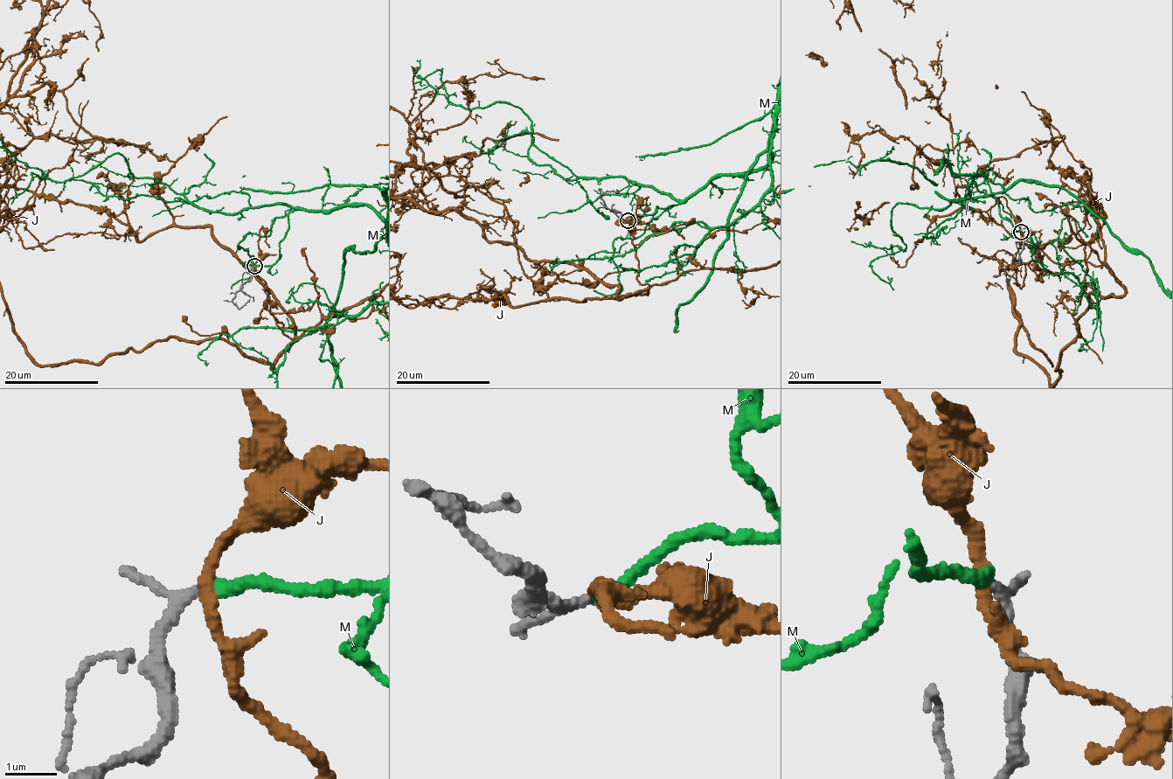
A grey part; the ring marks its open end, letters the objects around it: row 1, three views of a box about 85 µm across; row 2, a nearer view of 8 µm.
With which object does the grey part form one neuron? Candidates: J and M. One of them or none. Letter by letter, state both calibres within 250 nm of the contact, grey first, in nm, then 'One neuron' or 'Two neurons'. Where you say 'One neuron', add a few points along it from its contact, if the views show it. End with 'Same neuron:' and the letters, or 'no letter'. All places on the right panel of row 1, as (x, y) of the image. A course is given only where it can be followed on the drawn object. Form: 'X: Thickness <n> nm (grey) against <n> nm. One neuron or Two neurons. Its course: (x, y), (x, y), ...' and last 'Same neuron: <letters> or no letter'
J: Thickness 180 nm (grey) against 240 nm. Two neurons
M: Thickness 180 nm (grey) against 240 nm. One neuron
Same neuron: M

